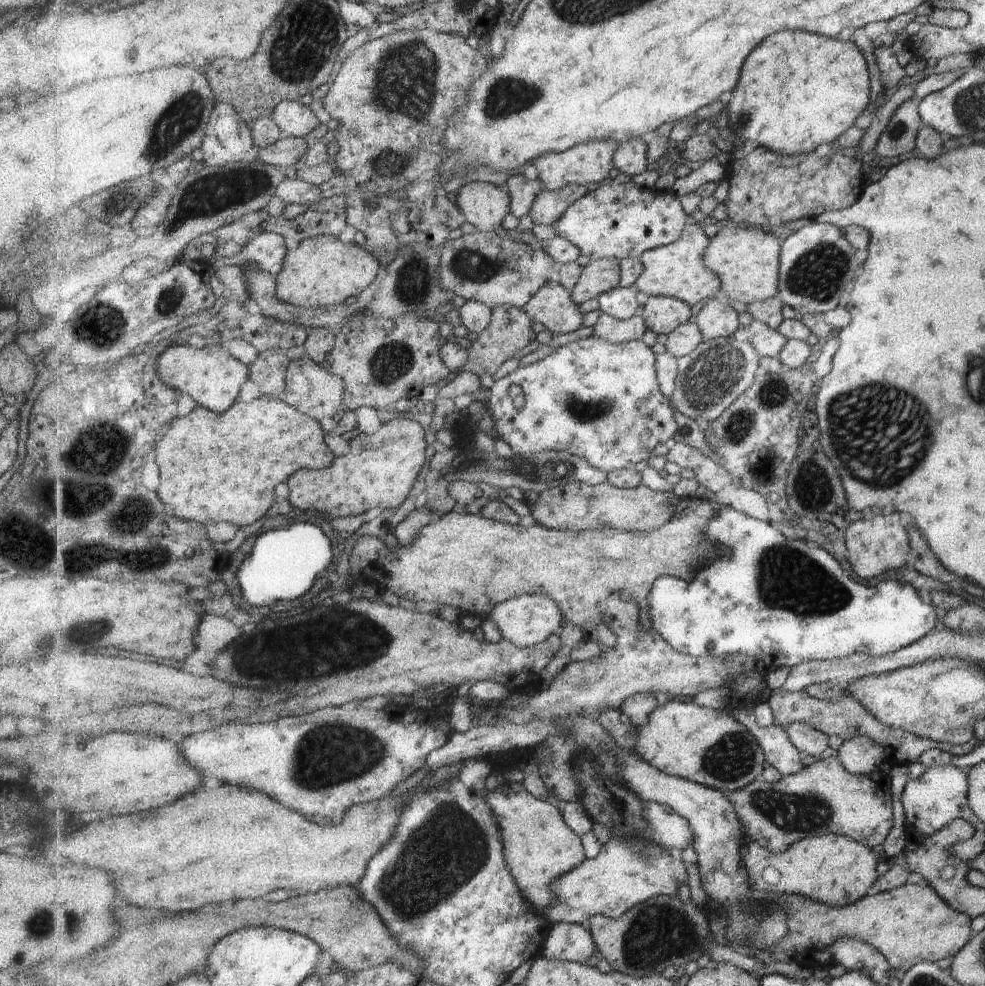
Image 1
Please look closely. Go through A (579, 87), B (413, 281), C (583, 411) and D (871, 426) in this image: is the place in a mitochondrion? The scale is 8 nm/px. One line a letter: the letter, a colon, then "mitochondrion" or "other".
A: other
B: mitochondrion
C: mitochondrion
D: mitochondrion

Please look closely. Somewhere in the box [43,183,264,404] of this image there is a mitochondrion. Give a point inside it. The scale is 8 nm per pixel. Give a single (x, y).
(104, 326)

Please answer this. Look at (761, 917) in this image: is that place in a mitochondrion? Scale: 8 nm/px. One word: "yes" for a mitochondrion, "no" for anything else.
yes

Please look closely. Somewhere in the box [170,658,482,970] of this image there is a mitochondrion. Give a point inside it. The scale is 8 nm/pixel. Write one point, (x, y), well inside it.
(332, 755)

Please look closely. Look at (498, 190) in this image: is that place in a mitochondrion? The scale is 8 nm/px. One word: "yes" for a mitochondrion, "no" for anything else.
no

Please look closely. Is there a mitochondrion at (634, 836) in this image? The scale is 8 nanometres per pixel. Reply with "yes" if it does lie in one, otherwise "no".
no

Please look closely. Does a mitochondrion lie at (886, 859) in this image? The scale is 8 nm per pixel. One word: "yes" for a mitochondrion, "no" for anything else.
no

